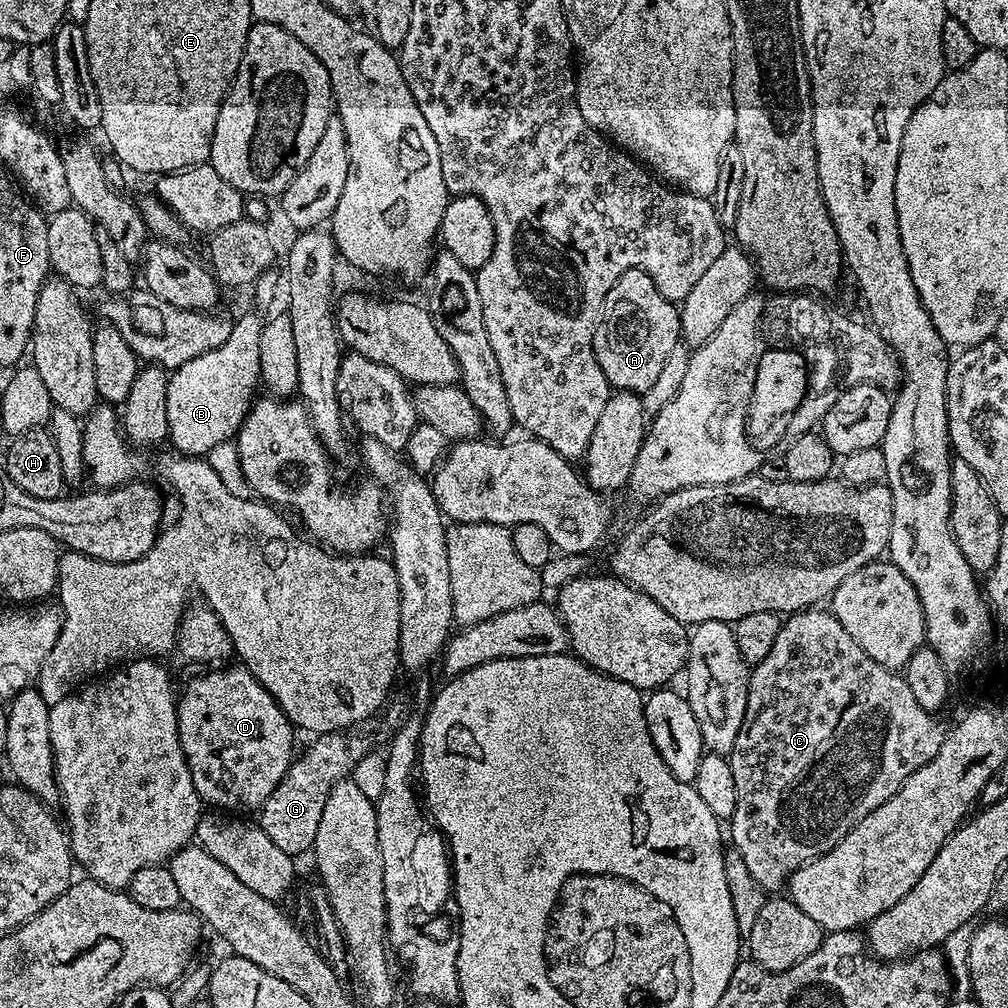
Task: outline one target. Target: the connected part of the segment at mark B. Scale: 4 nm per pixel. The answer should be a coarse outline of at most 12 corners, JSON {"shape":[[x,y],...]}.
{"shape":[[265,315],[173,369],[169,443],[206,456],[231,441],[260,386]]}

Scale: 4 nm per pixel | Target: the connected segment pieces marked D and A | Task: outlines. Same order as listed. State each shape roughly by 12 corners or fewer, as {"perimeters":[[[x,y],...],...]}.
{"perimeters":[[[247,668],[179,693],[194,790],[256,814],[288,777],[297,733]],[[626,270],[592,339],[609,389],[650,390],[680,343],[679,307]]]}

